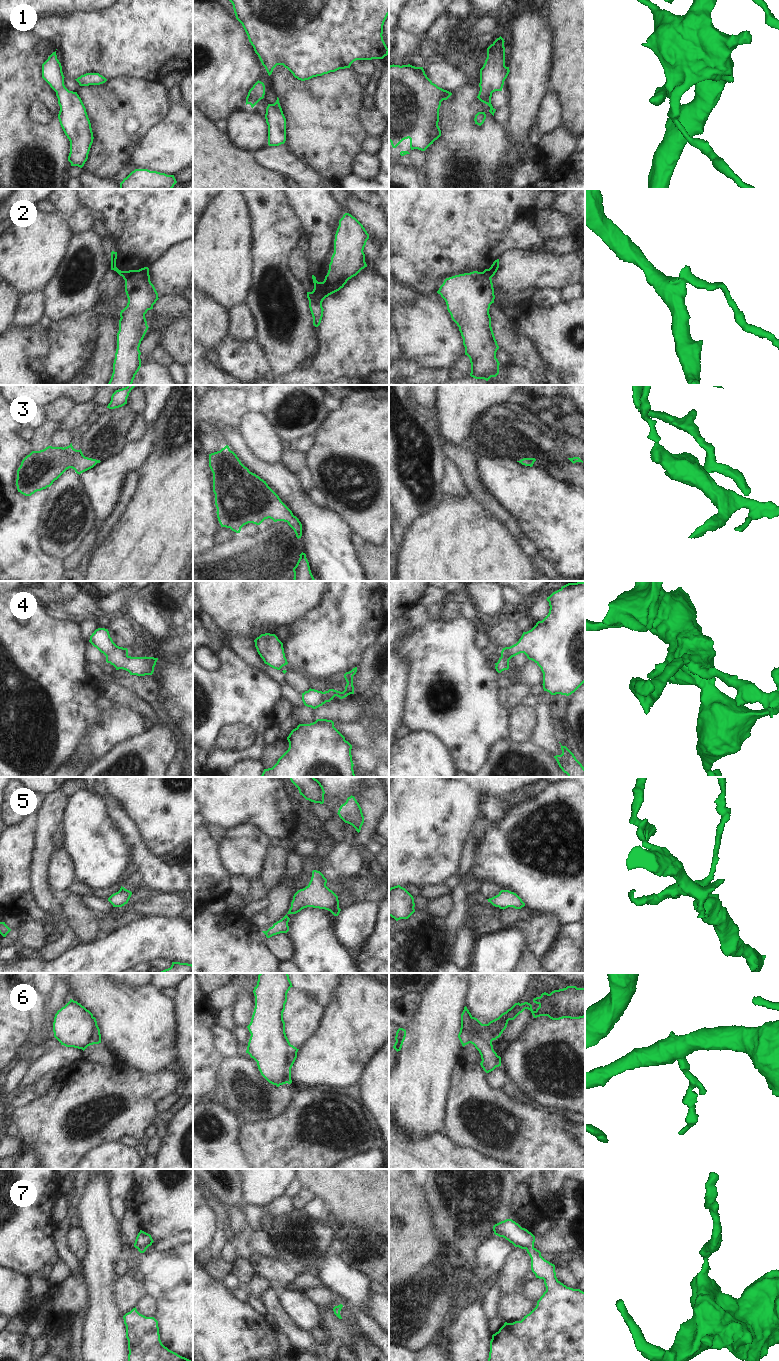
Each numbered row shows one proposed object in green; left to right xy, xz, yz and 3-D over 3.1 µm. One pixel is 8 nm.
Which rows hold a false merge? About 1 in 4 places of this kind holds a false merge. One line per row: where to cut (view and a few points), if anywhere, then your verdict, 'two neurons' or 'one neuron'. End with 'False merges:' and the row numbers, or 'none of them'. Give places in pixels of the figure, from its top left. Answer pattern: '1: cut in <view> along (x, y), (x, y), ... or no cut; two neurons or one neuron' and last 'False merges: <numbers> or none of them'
1: no cut; one neuron
2: cut in xz along (326, 275), (327, 282), (330, 285), (344, 284); two neurons
3: no cut; one neuron
4: no cut; one neuron
5: no cut; one neuron
6: cut in yz along (472, 1017), (468, 1030), (472, 1033), (479, 1032), (491, 1041); two neurons
7: no cut; one neuron
False merges: 2, 6

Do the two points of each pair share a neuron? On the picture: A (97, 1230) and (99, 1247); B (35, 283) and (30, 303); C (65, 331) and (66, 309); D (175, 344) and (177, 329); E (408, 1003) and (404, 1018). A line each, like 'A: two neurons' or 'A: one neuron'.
A: one neuron
B: two neurons
C: two neurons
D: one neuron
E: one neuron

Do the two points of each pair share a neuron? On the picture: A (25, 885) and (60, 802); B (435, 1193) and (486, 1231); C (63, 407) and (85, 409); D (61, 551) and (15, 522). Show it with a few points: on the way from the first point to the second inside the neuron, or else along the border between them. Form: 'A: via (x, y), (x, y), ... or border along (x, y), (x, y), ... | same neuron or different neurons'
A: border along (37, 844), (33, 854), (32, 891) | different neurons
B: via (448, 1195), (473, 1218) | same neuron
C: border along (73, 404), (69, 413), (60, 422) | different neurons
D: border along (39, 514), (38, 544), (51, 557) | different neurons

